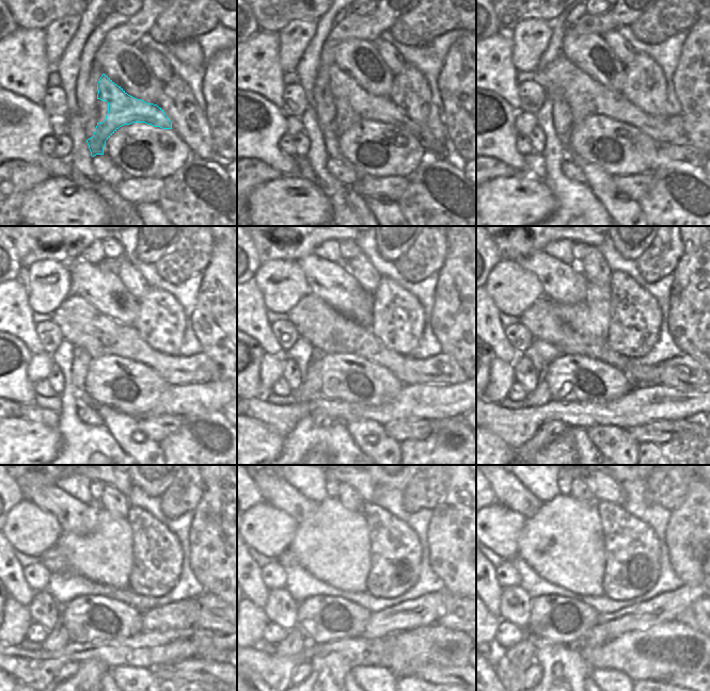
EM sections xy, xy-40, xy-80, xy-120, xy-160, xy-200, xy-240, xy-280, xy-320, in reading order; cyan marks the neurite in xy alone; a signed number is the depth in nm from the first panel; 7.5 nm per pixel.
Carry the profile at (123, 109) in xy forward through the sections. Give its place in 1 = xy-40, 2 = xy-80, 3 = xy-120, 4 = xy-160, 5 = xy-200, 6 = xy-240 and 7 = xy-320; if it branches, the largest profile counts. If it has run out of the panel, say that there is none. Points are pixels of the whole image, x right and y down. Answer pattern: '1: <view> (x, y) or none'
1: xy-40 (363, 106)
2: xy-80 (578, 85)
3: xy-120 (174, 369)
4: xy-160 (442, 369)
5: xy-200 (684, 372)
6: xy-240 (214, 615)
7: xy-320 (693, 616)

